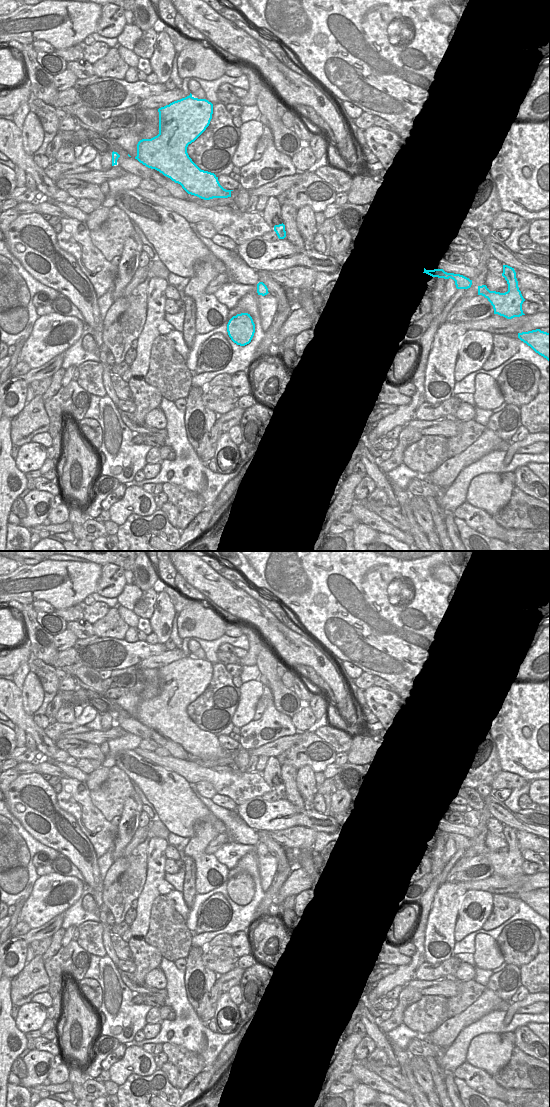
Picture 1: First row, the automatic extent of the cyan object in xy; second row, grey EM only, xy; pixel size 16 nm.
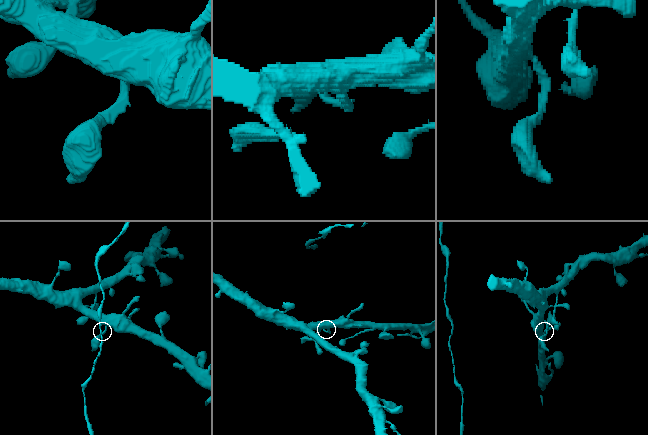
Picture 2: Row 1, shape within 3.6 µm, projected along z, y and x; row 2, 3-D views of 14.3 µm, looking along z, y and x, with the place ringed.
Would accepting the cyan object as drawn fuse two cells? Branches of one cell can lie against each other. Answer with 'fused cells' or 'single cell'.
single cell

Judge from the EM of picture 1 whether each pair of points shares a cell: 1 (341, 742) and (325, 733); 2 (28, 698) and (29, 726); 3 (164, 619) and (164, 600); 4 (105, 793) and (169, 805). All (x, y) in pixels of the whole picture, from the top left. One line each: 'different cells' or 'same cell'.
1: same cell
2: different cells
3: same cell
4: different cells

